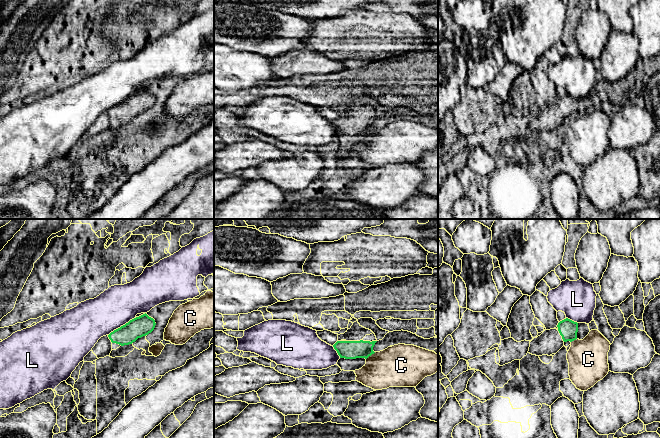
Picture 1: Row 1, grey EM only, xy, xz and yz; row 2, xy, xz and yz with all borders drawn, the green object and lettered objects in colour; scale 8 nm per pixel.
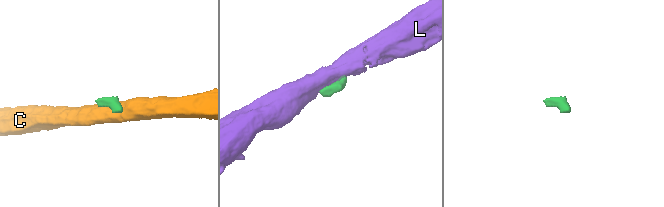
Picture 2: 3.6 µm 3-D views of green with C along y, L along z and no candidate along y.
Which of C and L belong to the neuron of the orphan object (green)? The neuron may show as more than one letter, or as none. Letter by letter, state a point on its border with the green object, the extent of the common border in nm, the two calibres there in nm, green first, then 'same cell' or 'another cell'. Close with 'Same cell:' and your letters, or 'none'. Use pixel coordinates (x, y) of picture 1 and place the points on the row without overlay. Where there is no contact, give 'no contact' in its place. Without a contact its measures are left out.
C: meets green in xz at (370, 131); contact 100 nm long; 140 nm thick on the green side, 340 nm on the other; another cell
L: meets green in xy at (121, 102); contact 260 nm long; 160 nm thick on the green side, 320 nm on the other; another cell
Same cell: none

